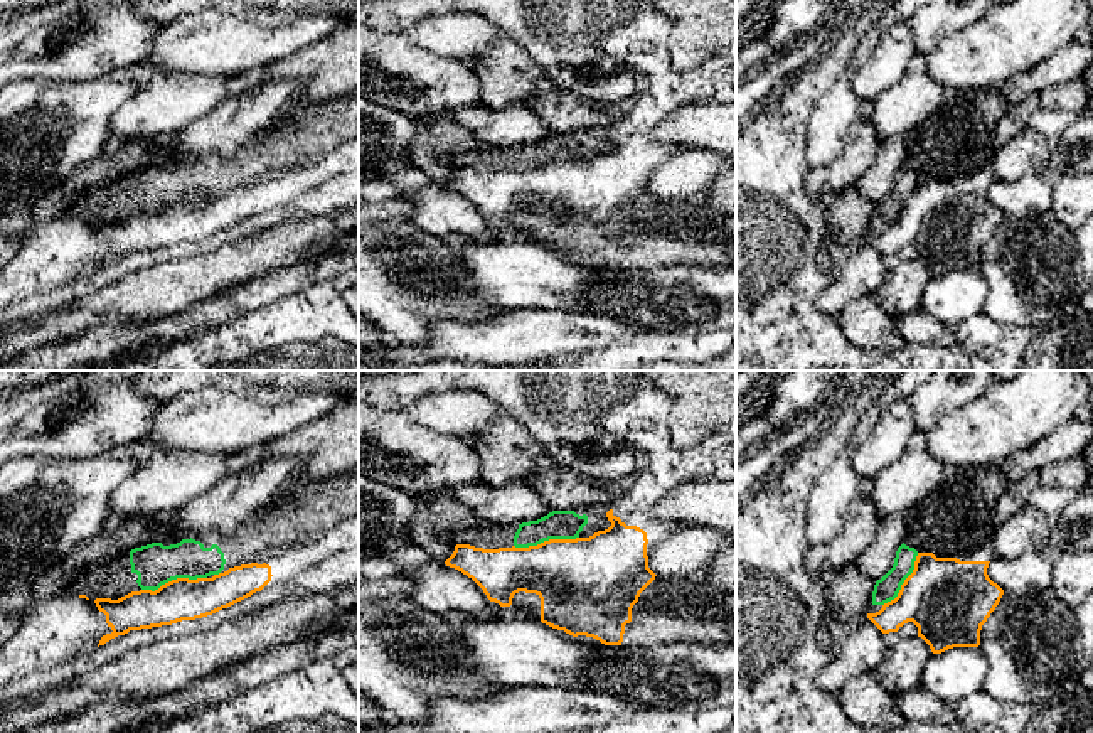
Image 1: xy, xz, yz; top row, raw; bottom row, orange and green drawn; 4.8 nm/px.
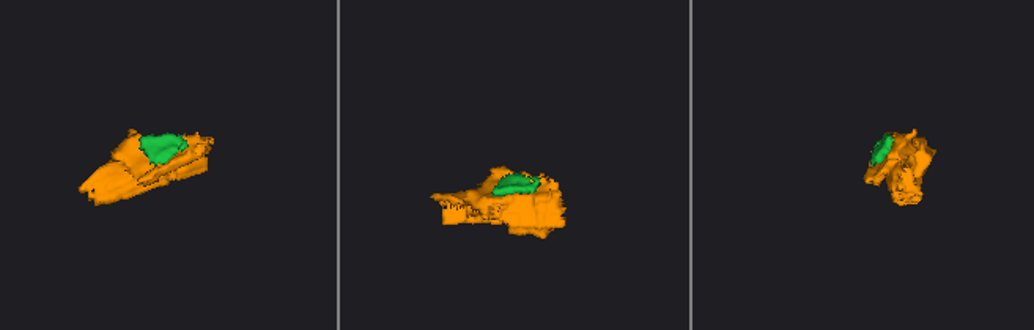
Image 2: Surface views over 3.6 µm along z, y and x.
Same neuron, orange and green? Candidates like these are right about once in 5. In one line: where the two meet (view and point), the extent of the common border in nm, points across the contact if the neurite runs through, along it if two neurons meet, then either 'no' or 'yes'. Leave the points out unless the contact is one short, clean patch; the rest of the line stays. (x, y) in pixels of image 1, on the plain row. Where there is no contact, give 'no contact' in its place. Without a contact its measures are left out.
xy (174, 203) | 320 nm | along xy (206, 199), (172, 201), (154, 213), (142, 213) | no

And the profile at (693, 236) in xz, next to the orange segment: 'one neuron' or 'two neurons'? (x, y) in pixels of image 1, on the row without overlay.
one neuron

